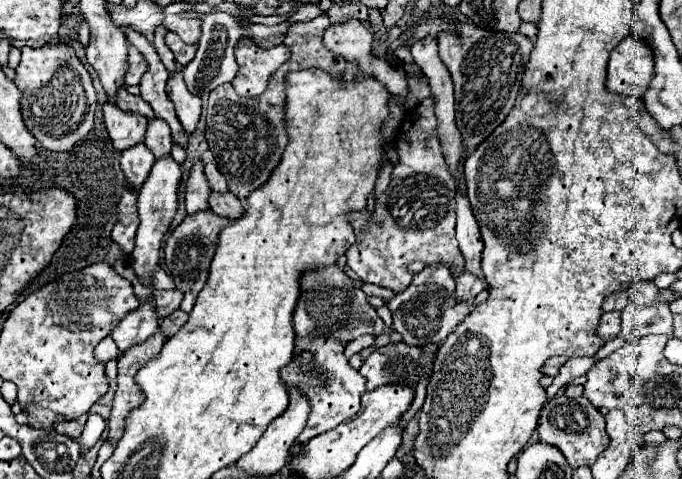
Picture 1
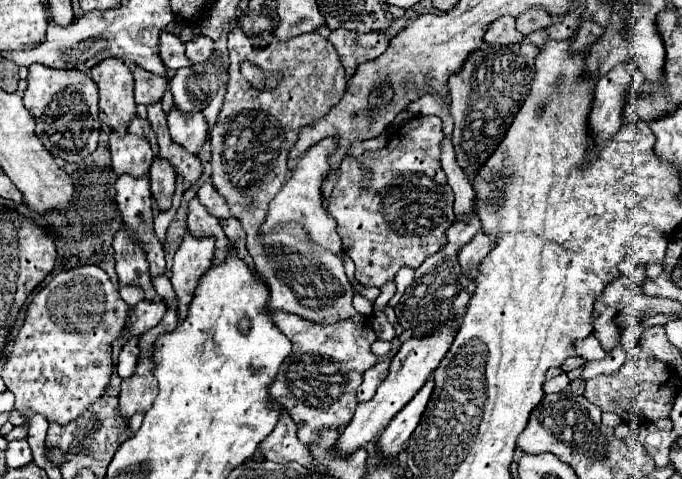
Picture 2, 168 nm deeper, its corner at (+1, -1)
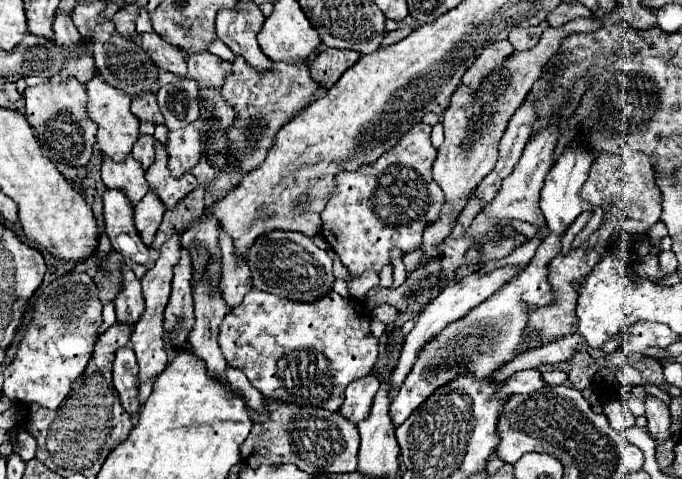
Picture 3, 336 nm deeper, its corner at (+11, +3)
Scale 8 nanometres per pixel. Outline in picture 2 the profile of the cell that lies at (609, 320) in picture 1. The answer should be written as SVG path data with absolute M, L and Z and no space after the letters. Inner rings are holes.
M593 334L575 342L575 354L581 356L583 360L587 360L587 362L589 360L601 360L601 358L607 356L607 352L601 348L599 340Z

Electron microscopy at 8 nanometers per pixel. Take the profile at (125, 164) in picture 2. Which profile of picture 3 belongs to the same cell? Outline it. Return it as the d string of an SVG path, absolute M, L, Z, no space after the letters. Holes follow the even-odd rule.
M105 156L103 166L101 166L101 180L105 182L107 188L125 190L129 200L133 202L133 206L149 190L147 180L145 180L145 170L143 170L141 162L137 162L133 156L127 156L121 162L115 162Z

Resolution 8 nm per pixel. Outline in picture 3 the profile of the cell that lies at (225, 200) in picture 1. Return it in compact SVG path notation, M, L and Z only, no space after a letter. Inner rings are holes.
M227 232L219 234L219 248L221 248L221 268L223 268L223 280L219 288L225 302L233 308L241 304L243 296L251 290L251 272L247 262L237 258L233 238Z

